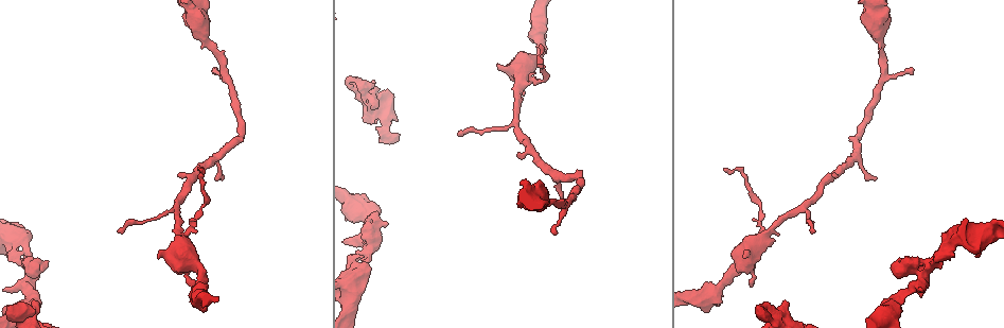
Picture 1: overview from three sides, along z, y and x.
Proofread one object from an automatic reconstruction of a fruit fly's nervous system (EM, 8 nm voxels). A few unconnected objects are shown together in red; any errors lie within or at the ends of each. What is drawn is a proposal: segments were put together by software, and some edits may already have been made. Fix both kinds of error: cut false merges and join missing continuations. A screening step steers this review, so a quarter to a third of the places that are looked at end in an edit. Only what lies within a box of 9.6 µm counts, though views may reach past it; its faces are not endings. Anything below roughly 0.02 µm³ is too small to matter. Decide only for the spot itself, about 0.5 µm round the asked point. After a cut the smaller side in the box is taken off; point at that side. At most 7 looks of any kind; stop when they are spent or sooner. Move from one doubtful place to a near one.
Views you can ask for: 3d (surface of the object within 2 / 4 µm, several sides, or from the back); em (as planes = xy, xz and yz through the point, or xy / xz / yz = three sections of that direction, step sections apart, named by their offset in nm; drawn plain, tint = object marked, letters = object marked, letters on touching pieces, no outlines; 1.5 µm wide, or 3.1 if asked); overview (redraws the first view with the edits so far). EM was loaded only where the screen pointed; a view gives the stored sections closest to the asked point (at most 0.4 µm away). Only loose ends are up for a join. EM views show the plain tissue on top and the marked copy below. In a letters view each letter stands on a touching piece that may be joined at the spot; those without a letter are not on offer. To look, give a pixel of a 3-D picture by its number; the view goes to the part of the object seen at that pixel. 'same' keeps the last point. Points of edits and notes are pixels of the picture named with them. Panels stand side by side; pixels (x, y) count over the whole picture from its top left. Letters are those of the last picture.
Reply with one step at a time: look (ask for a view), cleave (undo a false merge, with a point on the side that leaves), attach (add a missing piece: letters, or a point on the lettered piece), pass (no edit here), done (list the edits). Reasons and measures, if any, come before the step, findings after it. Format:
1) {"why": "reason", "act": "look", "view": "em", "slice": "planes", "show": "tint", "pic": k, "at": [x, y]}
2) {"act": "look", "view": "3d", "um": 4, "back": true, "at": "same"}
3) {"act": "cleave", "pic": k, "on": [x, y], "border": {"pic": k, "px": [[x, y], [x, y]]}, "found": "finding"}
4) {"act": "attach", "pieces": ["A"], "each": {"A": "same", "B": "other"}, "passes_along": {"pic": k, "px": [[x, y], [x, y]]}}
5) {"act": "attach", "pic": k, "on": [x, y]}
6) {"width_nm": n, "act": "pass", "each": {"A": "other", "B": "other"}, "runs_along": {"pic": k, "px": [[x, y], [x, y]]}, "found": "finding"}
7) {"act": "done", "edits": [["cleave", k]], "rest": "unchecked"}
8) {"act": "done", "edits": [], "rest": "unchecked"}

{"why": "branch stops here", "act": "look", "view": "3d", "um": 4, "pic": 1, "at": [33, 301]}

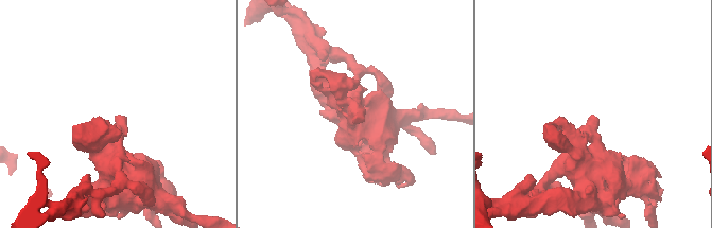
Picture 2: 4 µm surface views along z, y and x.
{"why": "now the EM", "act": "look", "view": "em", "slice": "planes", "show": "tint", "pic": 2, "at": [355, 117]}

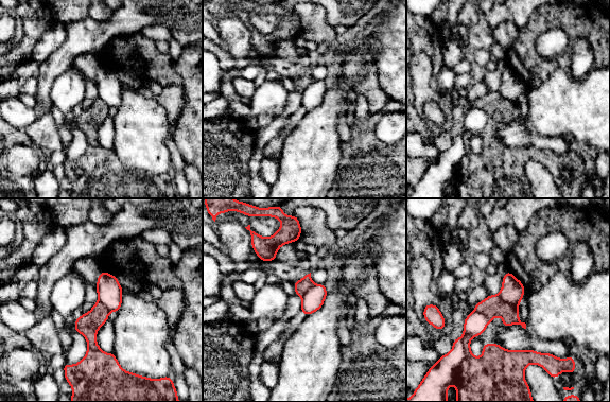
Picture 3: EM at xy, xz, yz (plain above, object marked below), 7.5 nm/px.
{"why": "what lies round it", "act": "look", "view": "em", "slice": "planes", "show": "letters", "at": "same"}

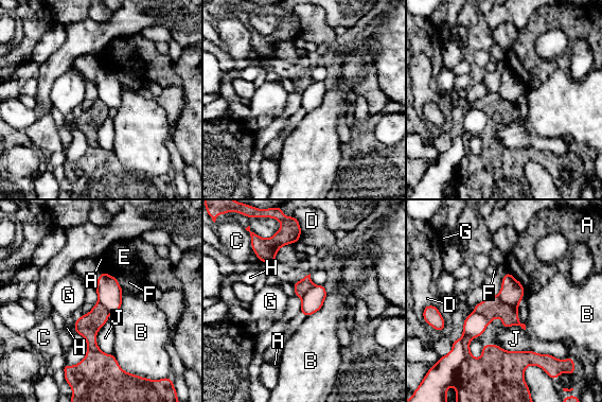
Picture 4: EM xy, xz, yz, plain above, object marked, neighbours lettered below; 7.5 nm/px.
{"longest_contact_nm": ["J", 460], "act": "cleave", "pic": 4, "on": [443, 373], "each": {"A": "other", "B": "other", "C": "other", "D": "other", "E": "other", "F": "other", "G": "other", "H": "other", "J": "other"}, "border": {"pic": 4, "px": [[466, 336], [464, 339], [464, 361]]}, "found": "a second cell is stuck on"}

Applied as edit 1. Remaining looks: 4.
{"why": "long arm stops here", "act": "look", "view": "3d", "um": 2, "pic": 1, "at": [726, 169]}

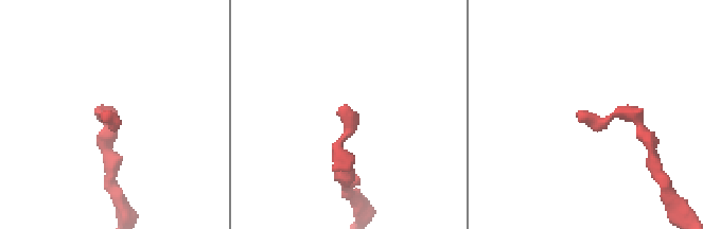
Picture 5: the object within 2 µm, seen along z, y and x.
{"act": "look", "view": "em", "slice": "xz", "step": 4, "show": "letters", "pic": 5, "at": [348, 109]}

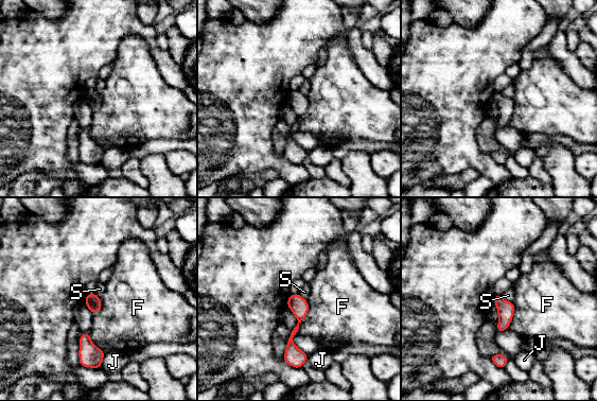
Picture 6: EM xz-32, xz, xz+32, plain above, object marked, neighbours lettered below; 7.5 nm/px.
{"act": "pass", "each": {"F": "other", "J": "other", "S": "other"}, "found": "no lettered piece goes on from it"}

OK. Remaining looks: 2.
{"act": "done", "edits": [["cleave", 4]], "rest": "unchecked"}

